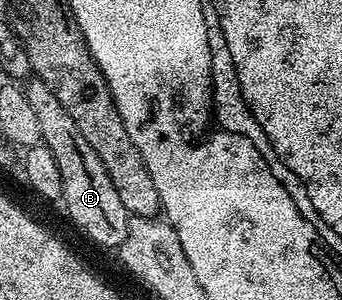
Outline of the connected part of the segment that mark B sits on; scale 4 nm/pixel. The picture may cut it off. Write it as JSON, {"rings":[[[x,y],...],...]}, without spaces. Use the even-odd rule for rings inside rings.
{"rings":[[[30,78],[24,84],[28,103],[32,106],[40,125],[42,143],[52,150],[52,158],[56,158],[56,166],[60,166],[60,182],[62,183],[61,203],[66,204],[66,212],[70,220],[91,240],[102,248],[117,250],[128,234],[130,211],[120,202],[120,194],[116,194],[116,186],[112,186],[112,178],[108,178],[108,170],[104,170],[104,162],[84,134],[80,134],[80,126],[72,122],[72,114],[60,106],[60,98],[44,86],[37,78]]]}

